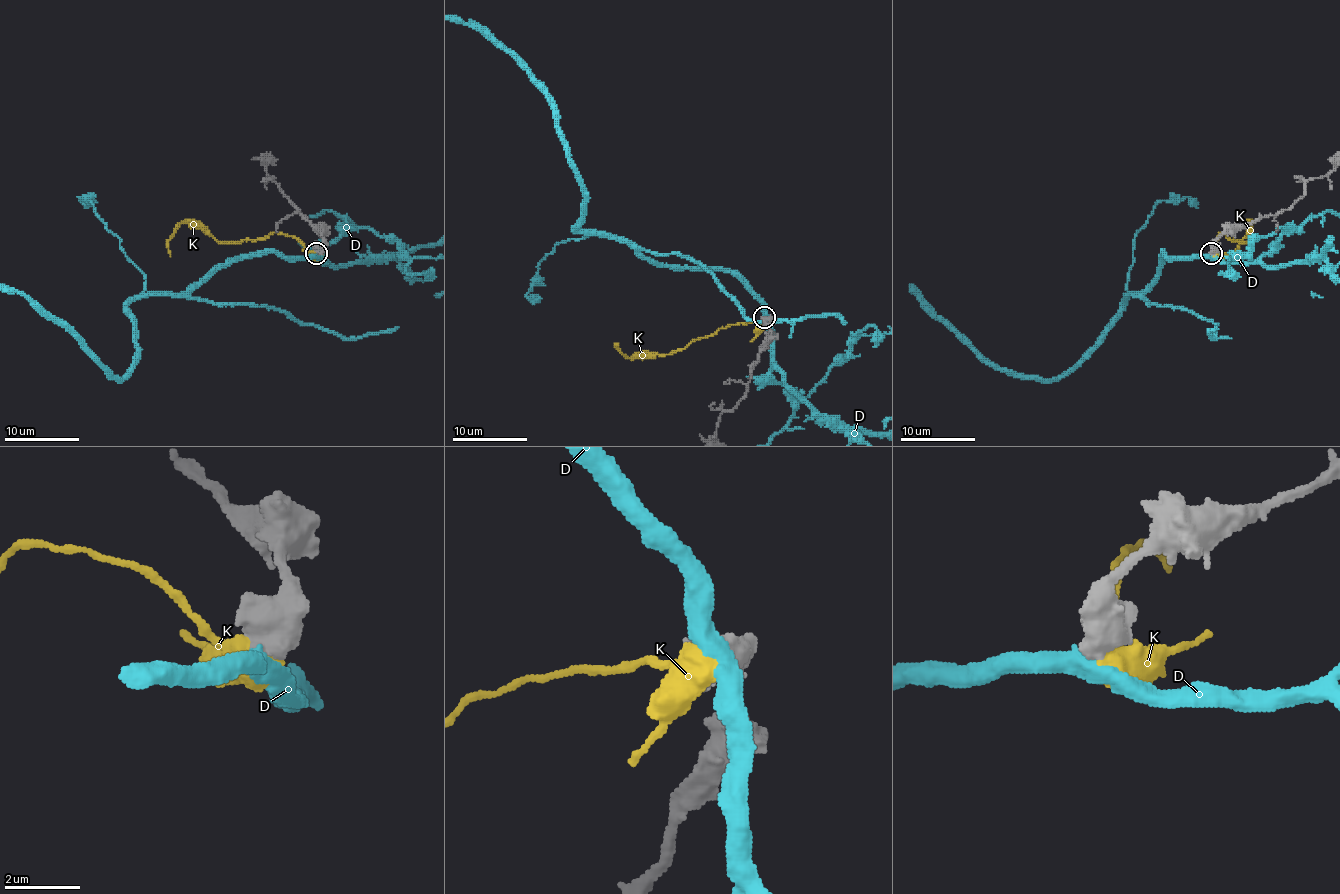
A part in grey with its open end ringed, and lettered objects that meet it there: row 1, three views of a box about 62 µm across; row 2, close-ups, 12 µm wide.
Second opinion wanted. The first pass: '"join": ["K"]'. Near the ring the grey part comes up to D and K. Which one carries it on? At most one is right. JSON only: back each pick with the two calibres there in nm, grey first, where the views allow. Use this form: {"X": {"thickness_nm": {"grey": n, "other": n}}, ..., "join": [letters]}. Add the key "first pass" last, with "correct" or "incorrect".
{"D": {"thickness_nm": {"grey": 700, "other": 480}}, "join": ["D"], "first pass": "incorrect"}

